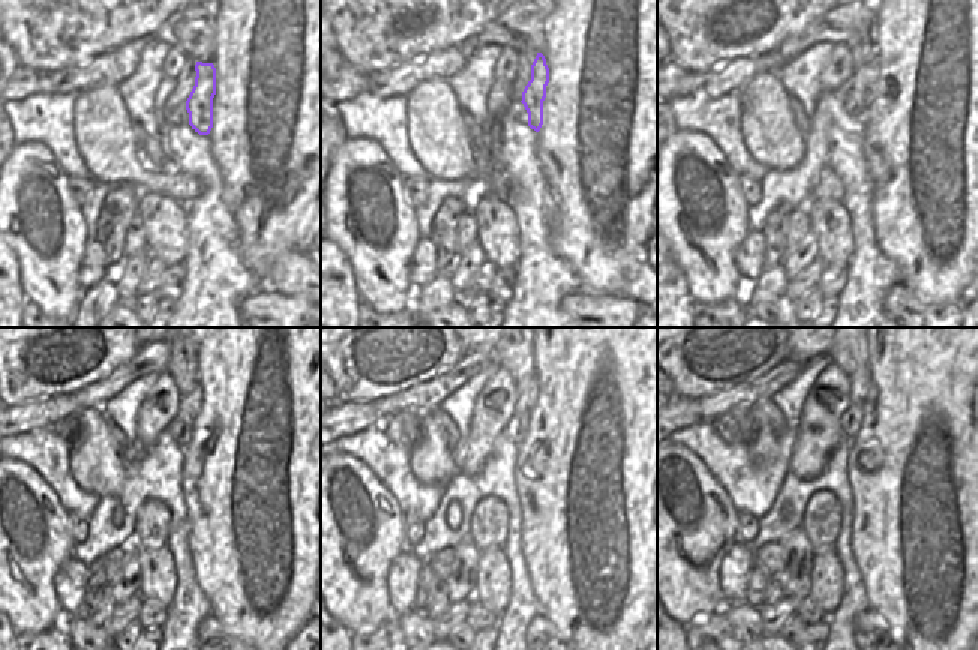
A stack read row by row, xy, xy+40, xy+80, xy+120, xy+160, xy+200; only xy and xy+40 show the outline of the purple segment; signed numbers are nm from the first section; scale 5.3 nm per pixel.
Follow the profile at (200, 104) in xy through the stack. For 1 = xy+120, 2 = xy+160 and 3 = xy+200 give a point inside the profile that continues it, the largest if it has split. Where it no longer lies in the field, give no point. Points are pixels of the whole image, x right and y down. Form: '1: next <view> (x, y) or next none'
1: next xy+120 (189, 404)
2: next xy+160 (525, 389)
3: next xy+200 (860, 382)

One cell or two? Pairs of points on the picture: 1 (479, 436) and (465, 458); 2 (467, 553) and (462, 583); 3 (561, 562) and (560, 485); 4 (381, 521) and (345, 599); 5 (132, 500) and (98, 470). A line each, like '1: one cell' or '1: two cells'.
1: one cell
2: one cell
3: one cell
4: one cell
5: two cells

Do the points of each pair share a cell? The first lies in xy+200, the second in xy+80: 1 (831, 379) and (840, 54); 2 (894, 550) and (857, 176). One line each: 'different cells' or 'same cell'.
1: same cell
2: different cells

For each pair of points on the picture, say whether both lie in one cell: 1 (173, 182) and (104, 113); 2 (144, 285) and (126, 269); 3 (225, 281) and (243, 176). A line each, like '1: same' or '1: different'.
1: same
2: different
3: different

